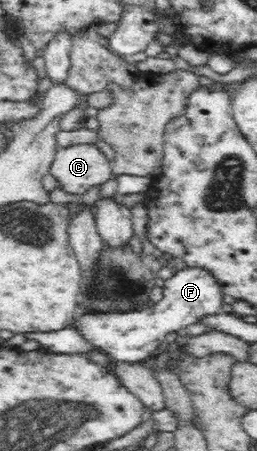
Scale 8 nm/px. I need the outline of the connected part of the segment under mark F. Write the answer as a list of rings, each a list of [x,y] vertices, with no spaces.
[[[185,268],[164,281],[162,288],[164,298],[154,305],[152,310],[131,311],[97,311],[85,309],[77,319],[73,330],[82,337],[93,350],[109,355],[115,362],[133,365],[133,363],[149,364],[155,360],[159,348],[165,343],[166,335],[177,332],[203,315],[211,315],[221,311],[223,304],[221,290],[215,278],[205,270]]]

